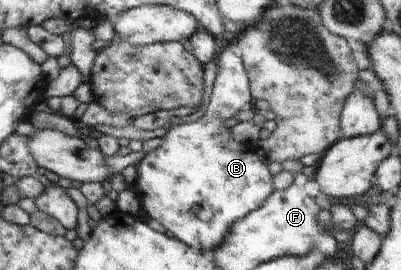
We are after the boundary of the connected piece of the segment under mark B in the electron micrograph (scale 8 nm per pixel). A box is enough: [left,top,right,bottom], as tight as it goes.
[133,37,273,253]

